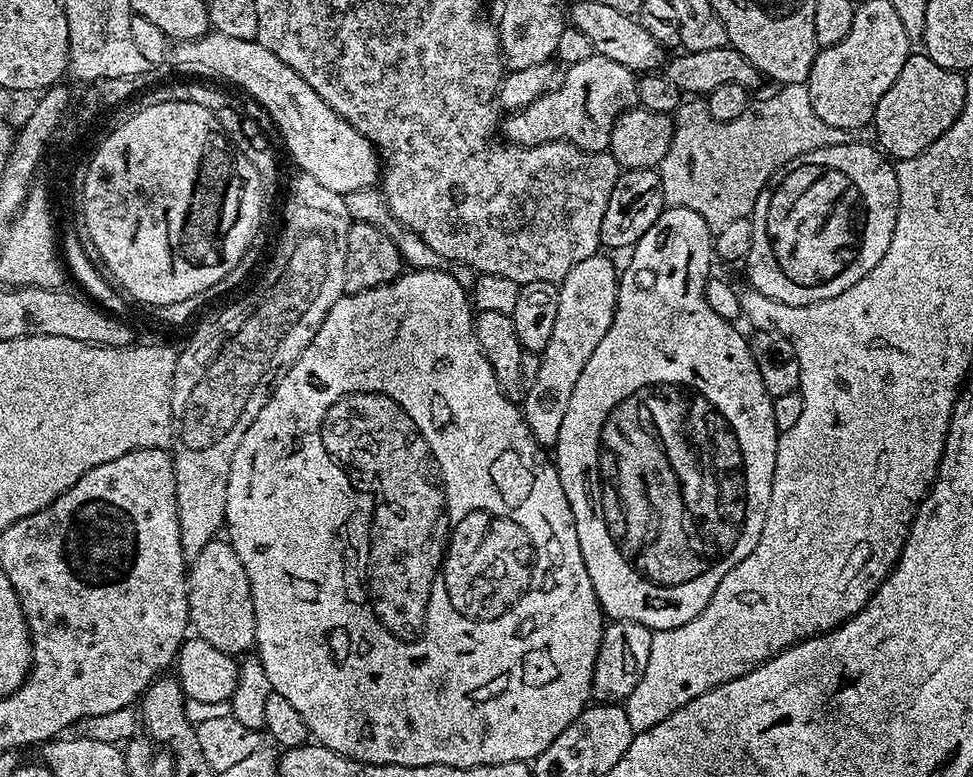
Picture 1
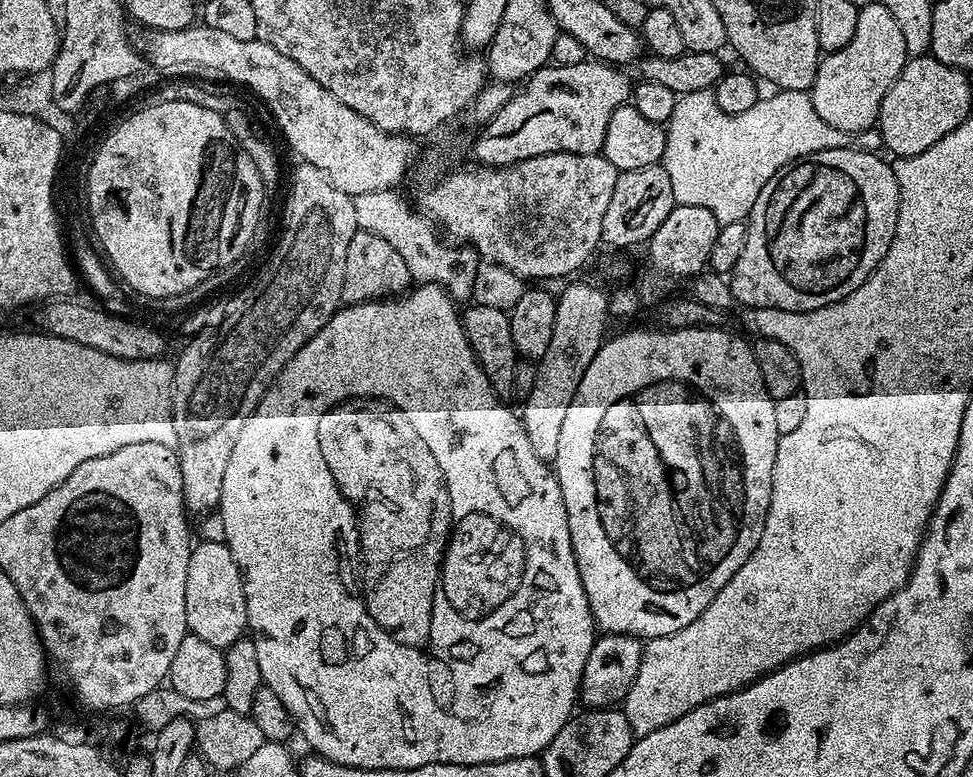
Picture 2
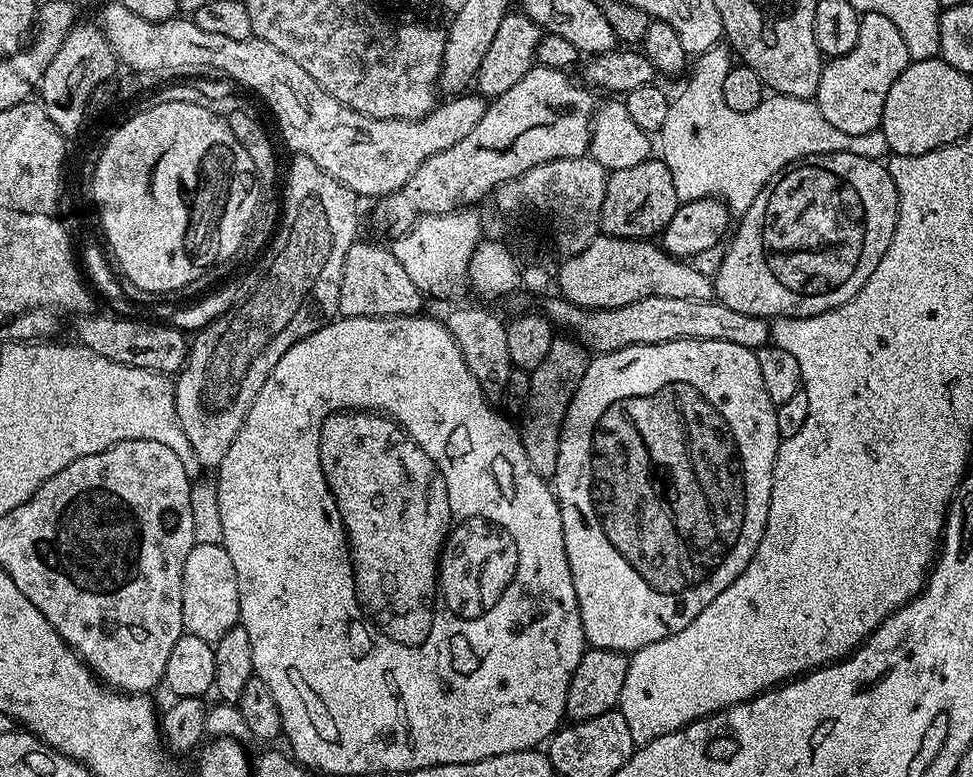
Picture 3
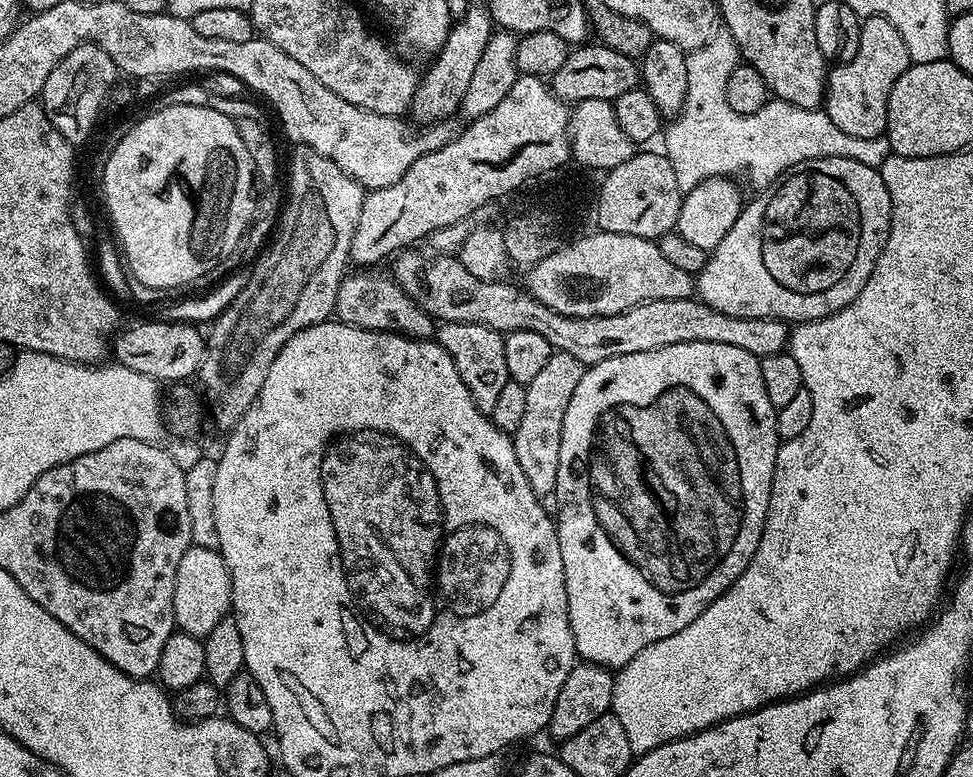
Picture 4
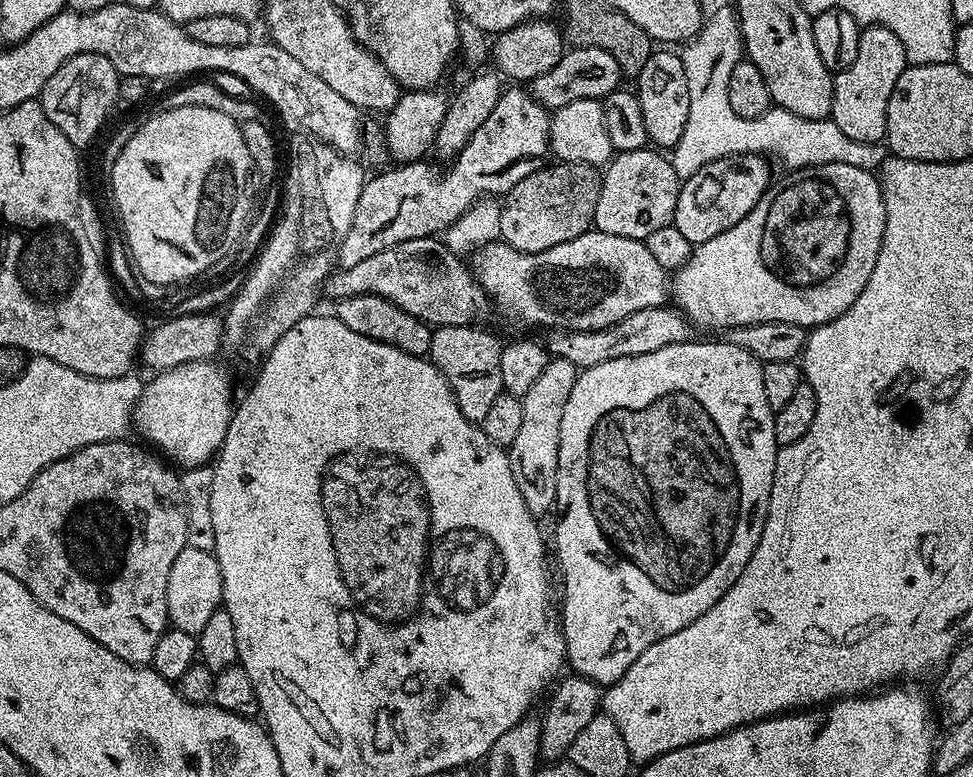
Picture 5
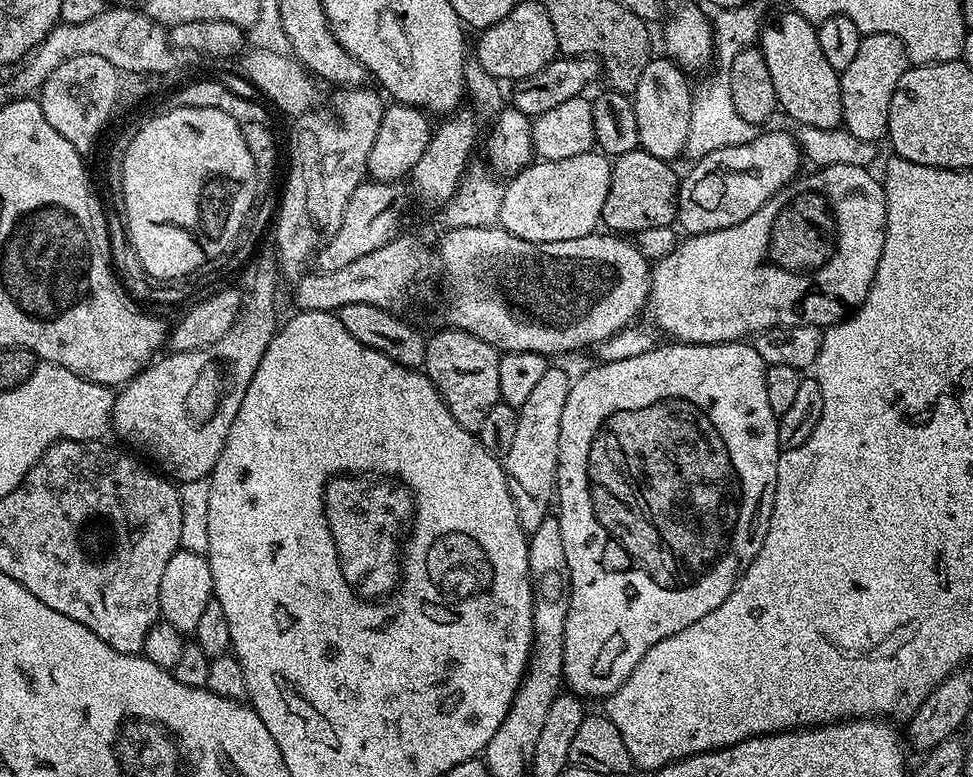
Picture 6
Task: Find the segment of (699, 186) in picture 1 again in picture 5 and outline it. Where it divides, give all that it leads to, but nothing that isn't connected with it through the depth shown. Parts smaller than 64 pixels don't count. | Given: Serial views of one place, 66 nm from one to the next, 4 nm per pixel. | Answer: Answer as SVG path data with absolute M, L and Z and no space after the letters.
M728 6L728 8L716 8L713 12L709 11L704 17L704 25L700 27L700 33L694 39L687 41L683 45L682 51L679 53L682 58L682 66L686 70L686 78L690 86L690 114L686 117L686 130L682 130L682 138L678 138L676 147L671 149L670 159L674 170L682 178L693 176L695 172L700 172L702 166L707 164L717 163L723 156L730 156L733 158L746 156L749 154L763 154L765 157L773 158L772 156L781 156L784 159L785 169L799 170L801 168L817 168L823 164L829 163L830 156L828 156L828 128L830 132L830 124L828 120L815 120L814 118L798 118L798 114L790 114L790 110L785 108L778 108L775 106L769 107L767 112L763 112L758 118L742 118L738 114L734 114L734 106L730 106L730 94L728 87L730 86L730 74L734 70L734 66L740 59L742 59L742 45L744 36L740 32L740 18L736 14L735 7Z

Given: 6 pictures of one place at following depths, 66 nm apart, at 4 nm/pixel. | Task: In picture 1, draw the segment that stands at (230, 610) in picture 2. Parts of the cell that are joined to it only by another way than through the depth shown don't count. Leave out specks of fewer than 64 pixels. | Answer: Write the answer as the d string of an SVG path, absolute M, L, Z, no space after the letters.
M211 540L206 546L202 546L202 554L191 557L186 572L186 591L188 618L195 635L234 657L247 653L255 645L254 602L246 570L231 543Z

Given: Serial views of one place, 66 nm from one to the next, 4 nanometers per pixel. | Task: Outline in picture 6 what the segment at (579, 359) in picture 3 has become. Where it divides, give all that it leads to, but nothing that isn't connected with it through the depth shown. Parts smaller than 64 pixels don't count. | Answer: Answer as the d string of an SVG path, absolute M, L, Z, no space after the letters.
M549 366L545 376L534 385L534 391L518 409L518 431L514 442L502 458L504 473L508 475L508 489L514 498L514 510L518 510L518 522L525 533L538 530L538 526L550 514L548 503L553 503L558 470L558 442L562 434L562 410L566 398L570 398L573 377L562 369Z

